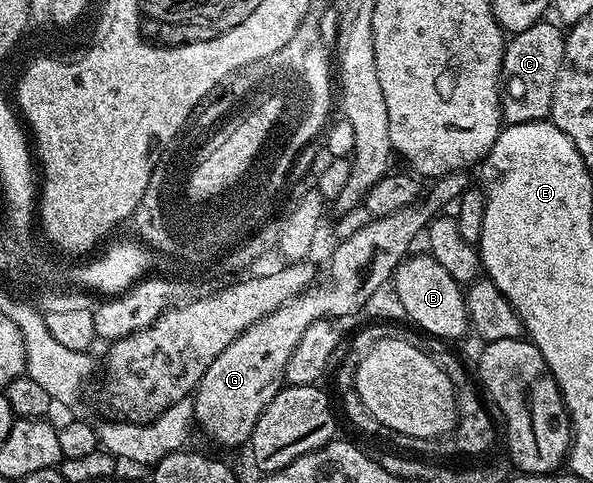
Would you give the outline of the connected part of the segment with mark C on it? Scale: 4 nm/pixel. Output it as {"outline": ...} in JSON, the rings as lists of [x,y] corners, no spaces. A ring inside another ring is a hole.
{"outline":[[[543,20],[532,24],[532,28],[524,28],[524,32],[513,35],[507,41],[500,83],[503,123],[515,126],[525,122],[541,122],[550,117],[552,96],[556,92],[566,43],[563,27],[551,22]]]}

